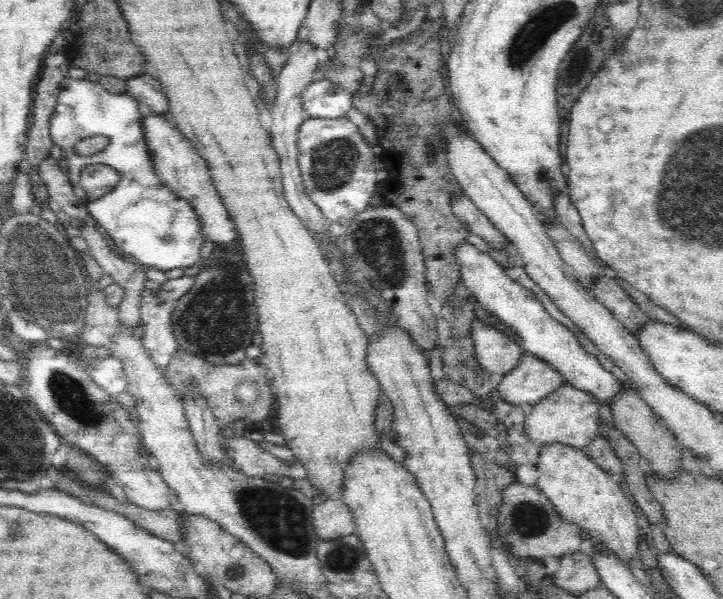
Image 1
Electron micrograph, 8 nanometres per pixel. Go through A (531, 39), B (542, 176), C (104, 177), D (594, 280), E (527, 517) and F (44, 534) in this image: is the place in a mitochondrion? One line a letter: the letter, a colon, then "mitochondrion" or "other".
A: mitochondrion
B: mitochondrion
C: mitochondrion
D: other
E: mitochondrion
F: other

